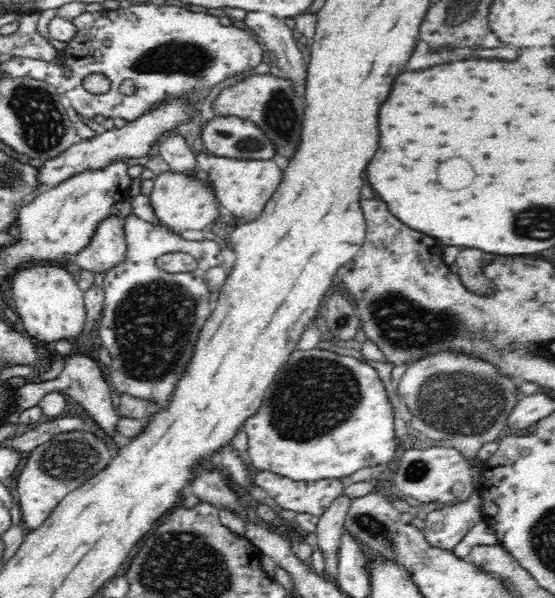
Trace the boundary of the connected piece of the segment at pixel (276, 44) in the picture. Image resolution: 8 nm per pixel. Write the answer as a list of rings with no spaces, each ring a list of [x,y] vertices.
[[[246,11],[245,23],[263,39],[263,49],[270,58],[270,72],[292,80],[296,92],[303,98],[307,67],[296,46],[292,29],[280,17],[264,11]]]

